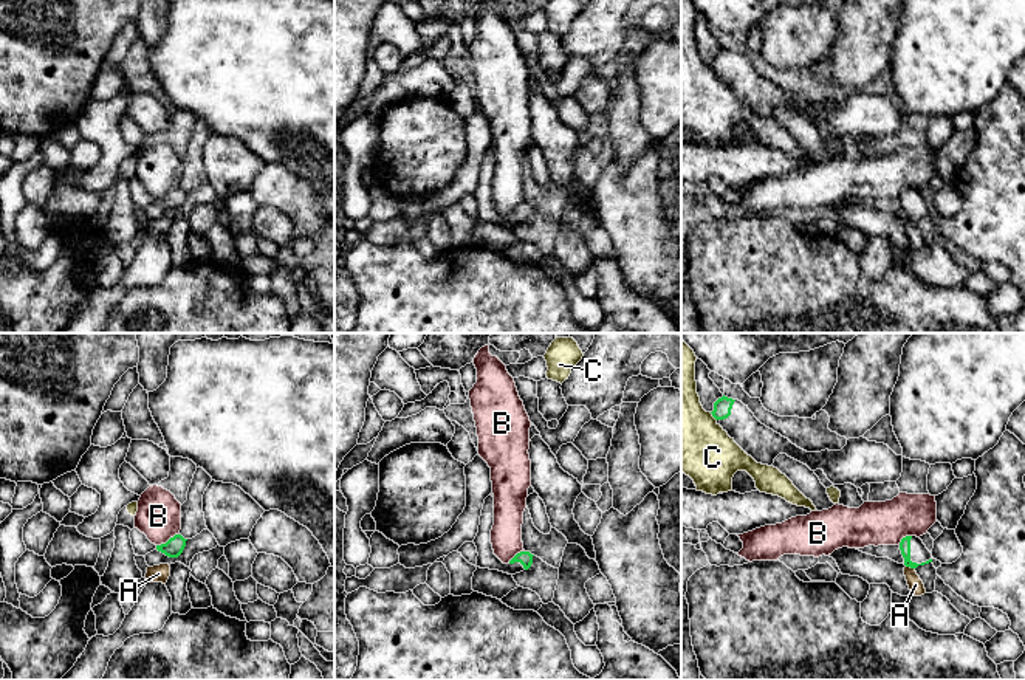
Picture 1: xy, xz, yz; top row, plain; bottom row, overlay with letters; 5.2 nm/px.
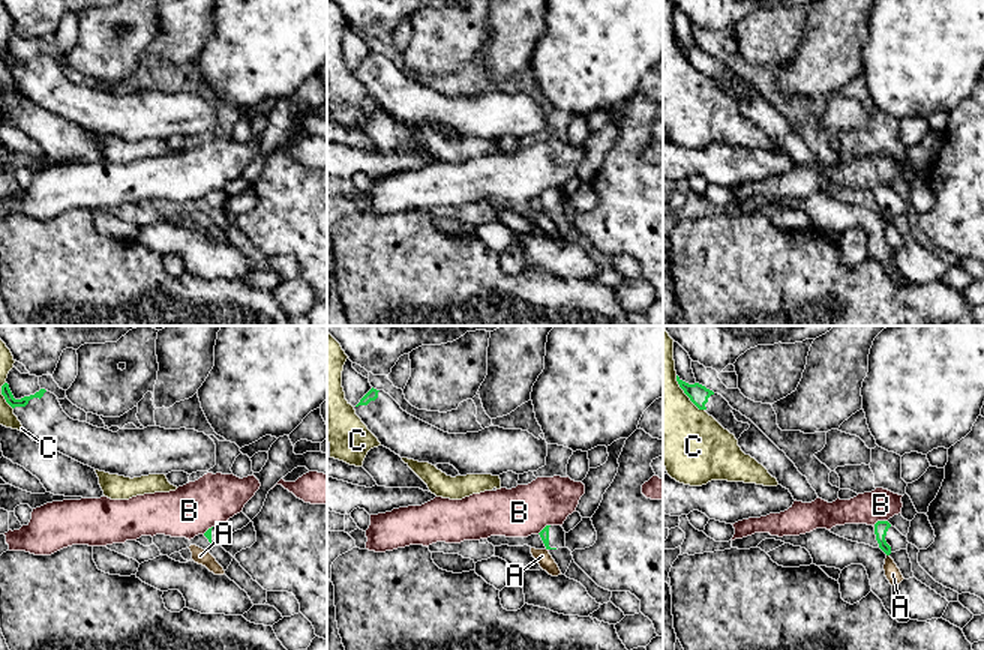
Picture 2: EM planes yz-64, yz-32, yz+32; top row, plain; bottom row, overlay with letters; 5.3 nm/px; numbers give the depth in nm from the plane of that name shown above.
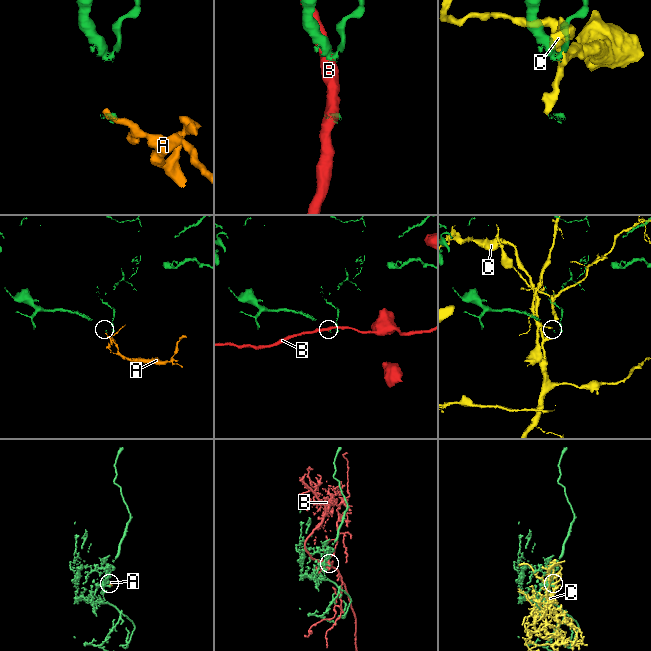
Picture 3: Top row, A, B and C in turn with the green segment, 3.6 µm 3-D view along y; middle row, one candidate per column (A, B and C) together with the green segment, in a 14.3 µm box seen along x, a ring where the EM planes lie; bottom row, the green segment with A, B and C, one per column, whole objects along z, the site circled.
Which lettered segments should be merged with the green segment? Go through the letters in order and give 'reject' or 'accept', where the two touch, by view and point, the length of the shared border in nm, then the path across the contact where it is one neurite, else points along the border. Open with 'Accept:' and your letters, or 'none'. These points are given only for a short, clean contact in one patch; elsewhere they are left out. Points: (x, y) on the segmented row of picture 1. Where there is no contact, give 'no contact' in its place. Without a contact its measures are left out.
Accept: none
A: reject; meets green in yz at (911, 567); contact 50 nm long; border along yz (906, 566), (914, 569)
B: reject; meets green in xy at (169, 539); contact 140 nm long; border along xy (178, 533), (157, 546)
C: reject; meets green in yz at (713, 415); contact 60 nm long

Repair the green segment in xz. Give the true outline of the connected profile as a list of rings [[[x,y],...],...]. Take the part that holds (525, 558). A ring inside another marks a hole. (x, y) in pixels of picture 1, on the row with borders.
[[[489,494],[485,499],[482,516],[480,516],[478,533],[474,539],[478,553],[477,567],[499,570],[508,575],[516,575],[523,570],[528,570],[533,564],[533,556],[534,556],[530,551],[517,553],[508,564],[503,564],[494,555],[492,544],[491,544],[492,525],[494,525],[494,497]]]

